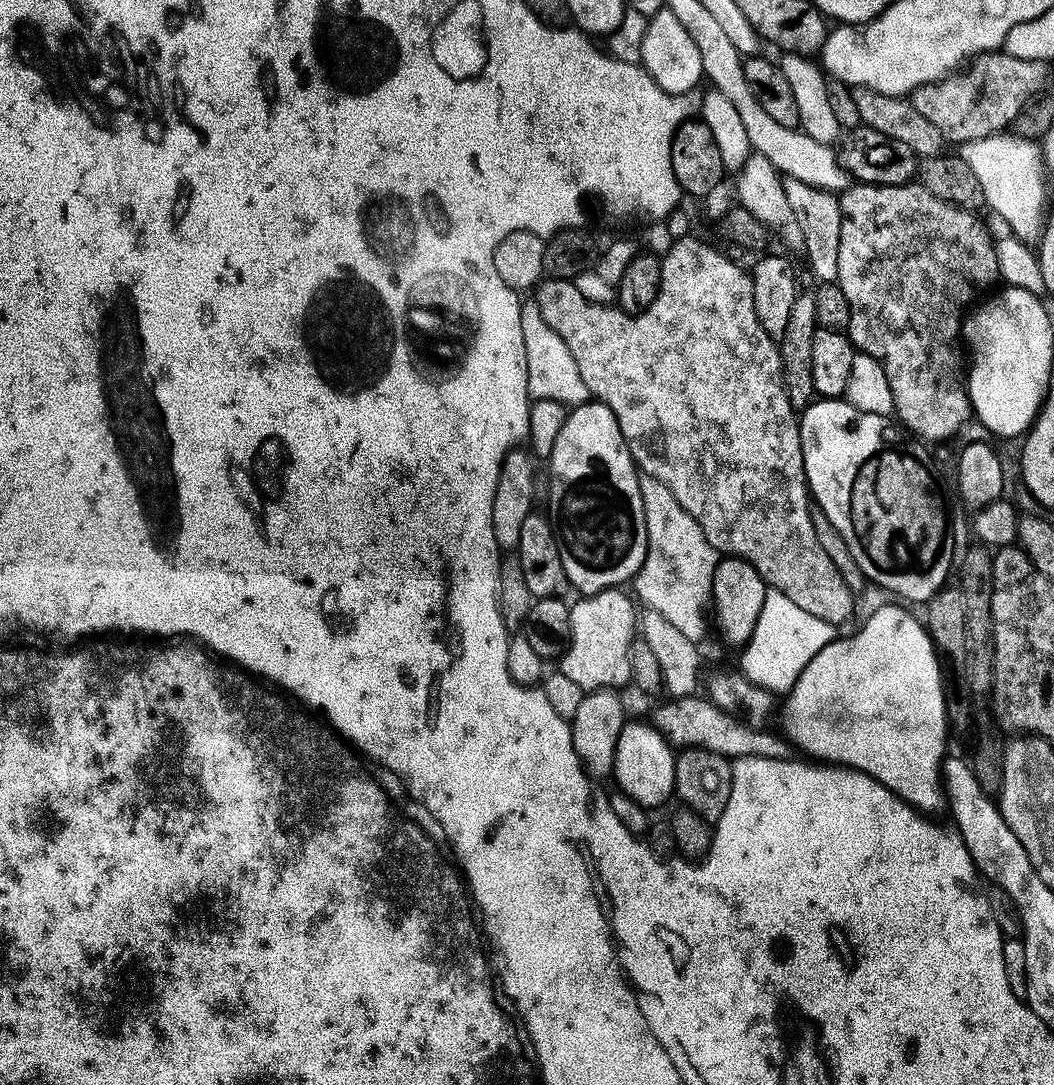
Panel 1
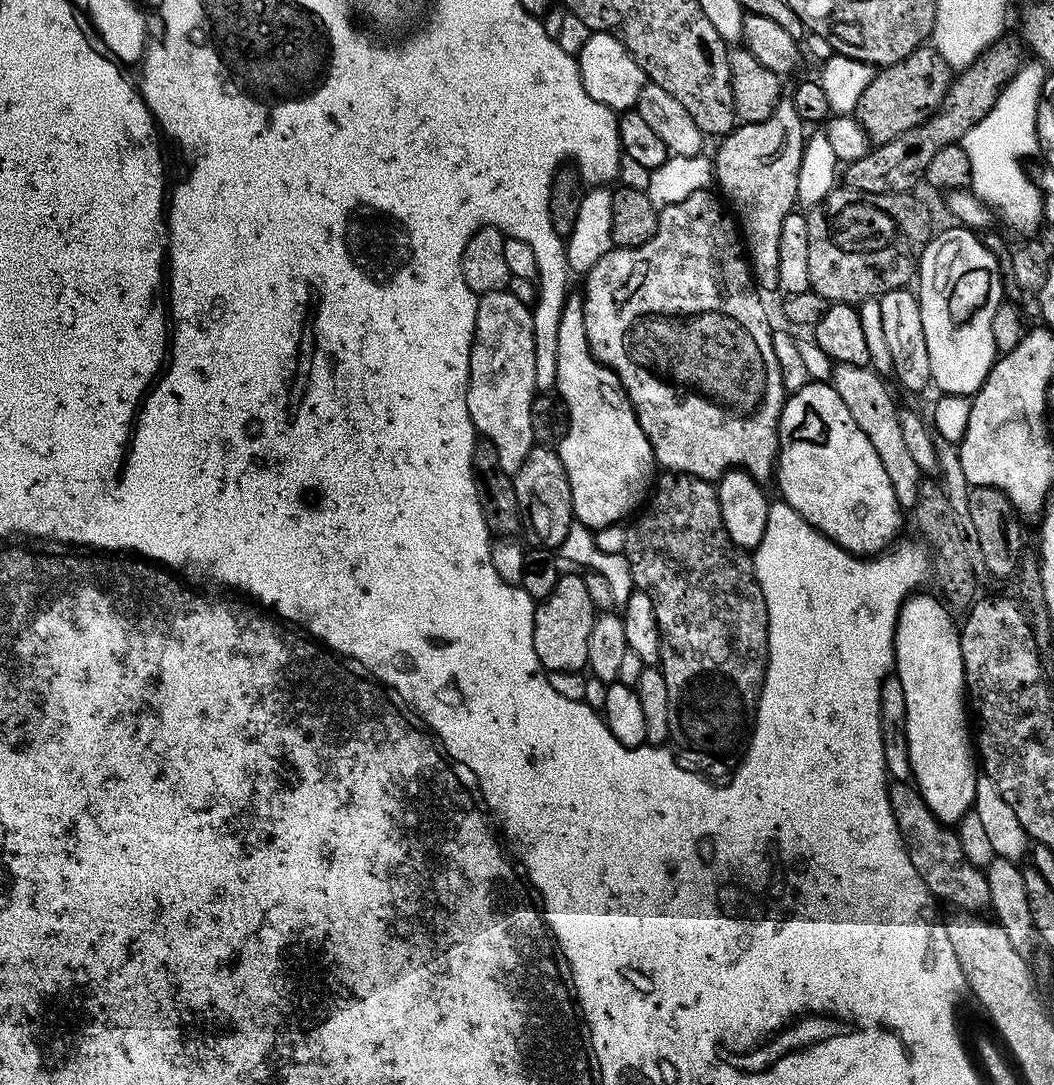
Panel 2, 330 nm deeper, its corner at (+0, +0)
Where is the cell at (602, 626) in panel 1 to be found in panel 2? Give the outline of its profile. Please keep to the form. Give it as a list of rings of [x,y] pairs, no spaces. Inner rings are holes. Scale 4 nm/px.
[[[561,575],[552,593],[537,603],[534,614],[534,654],[538,654],[538,662],[545,672],[580,672],[587,669],[590,630],[594,630],[597,615],[598,609],[594,602],[590,602],[584,576]]]

